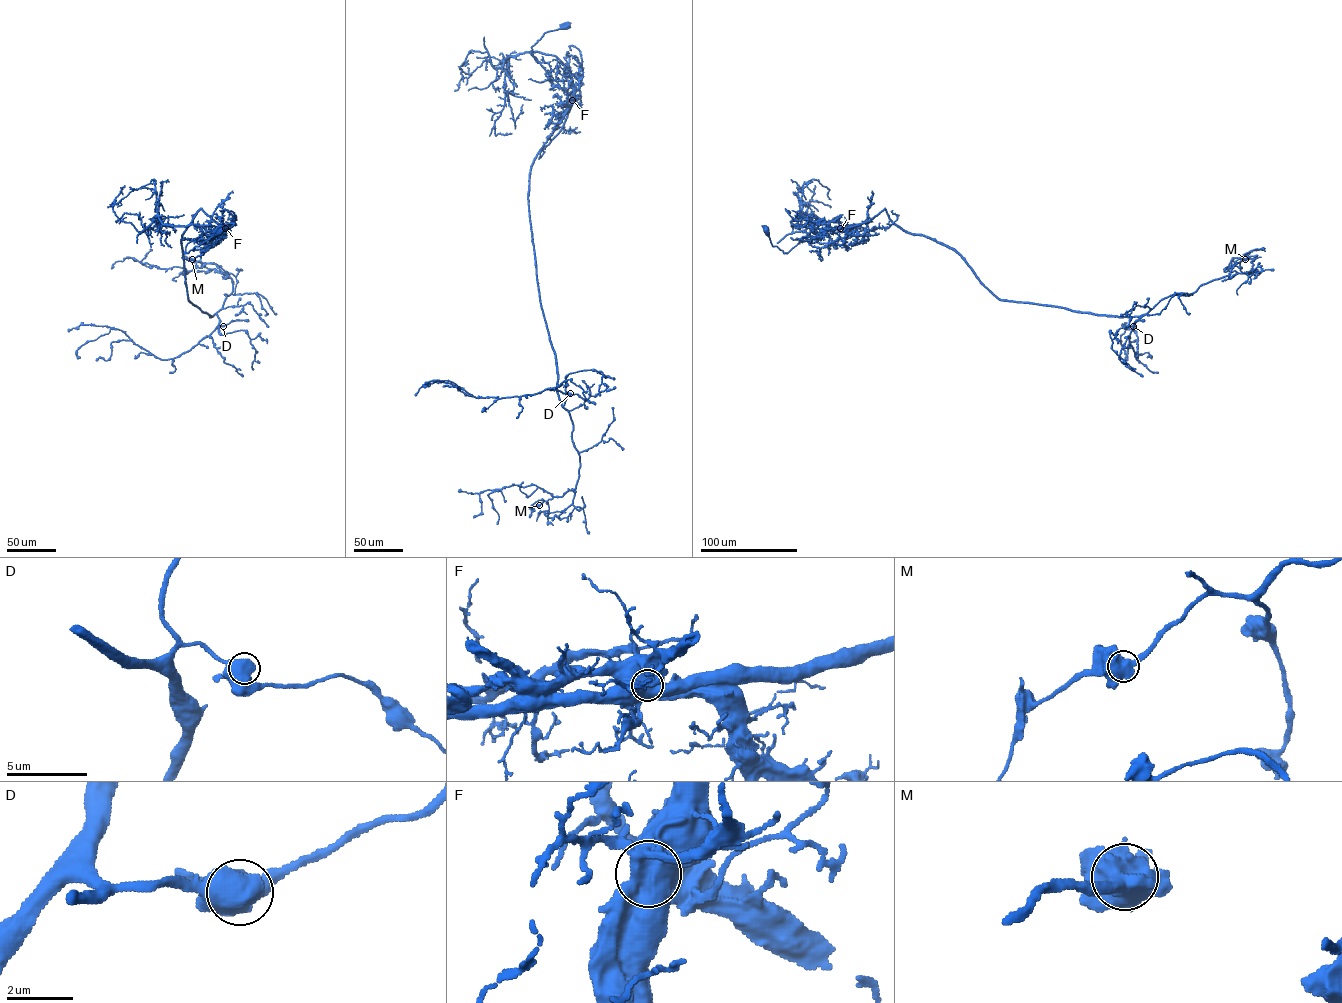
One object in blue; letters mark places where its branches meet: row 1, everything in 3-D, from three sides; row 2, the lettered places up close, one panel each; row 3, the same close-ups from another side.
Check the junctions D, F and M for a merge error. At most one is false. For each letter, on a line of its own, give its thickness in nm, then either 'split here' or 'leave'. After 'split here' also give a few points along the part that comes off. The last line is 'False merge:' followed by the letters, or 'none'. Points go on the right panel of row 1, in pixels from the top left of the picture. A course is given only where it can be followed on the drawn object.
D: 750 nm thick; leave
F: 1000 nm thick; split here; foreign part runs (840, 228), (829, 229), (817, 239), (801, 241), (784, 253), (772, 245), (763, 226)
M: 800 nm thick; leave
False merge: F

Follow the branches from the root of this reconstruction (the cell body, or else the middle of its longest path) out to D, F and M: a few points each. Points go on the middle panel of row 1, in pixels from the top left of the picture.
D: (567, 26), (531, 47), (548, 80), (572, 100), (561, 129), (531, 165), (528, 204), (562, 406), (570, 393)
F: (567, 26), (545, 33), (531, 48), (533, 57), (548, 74), (548, 80), (565, 89), (572, 100)
M: (567, 26), (531, 47), (572, 100), (531, 165), (528, 204), (557, 393), (580, 467), (574, 489), (539, 505)

